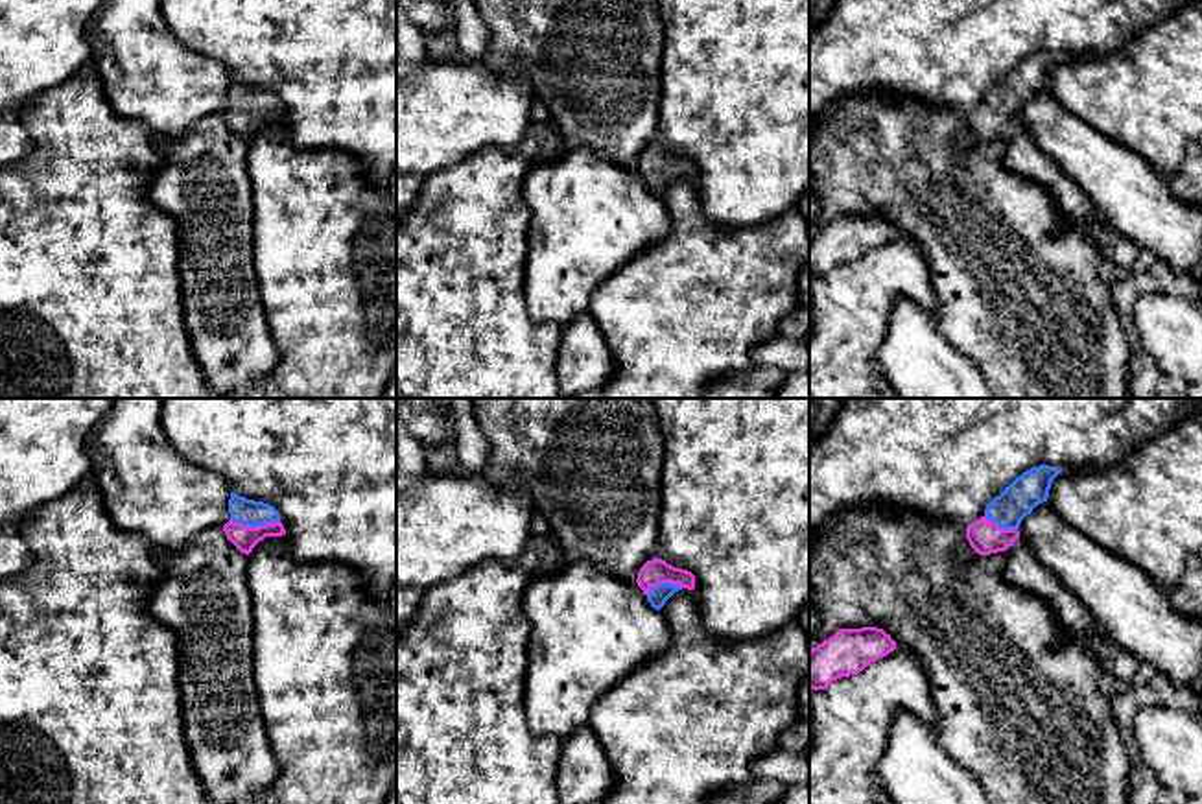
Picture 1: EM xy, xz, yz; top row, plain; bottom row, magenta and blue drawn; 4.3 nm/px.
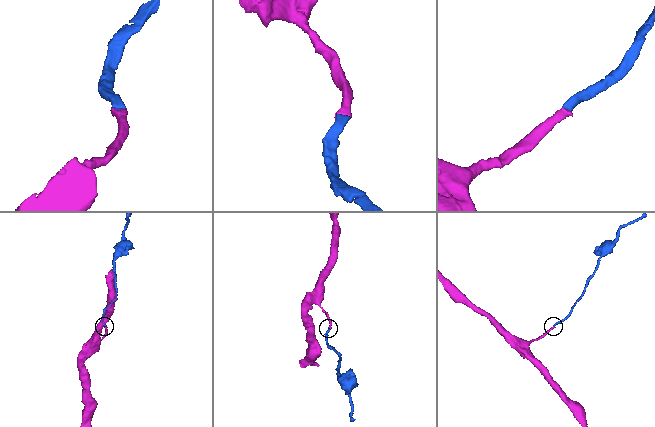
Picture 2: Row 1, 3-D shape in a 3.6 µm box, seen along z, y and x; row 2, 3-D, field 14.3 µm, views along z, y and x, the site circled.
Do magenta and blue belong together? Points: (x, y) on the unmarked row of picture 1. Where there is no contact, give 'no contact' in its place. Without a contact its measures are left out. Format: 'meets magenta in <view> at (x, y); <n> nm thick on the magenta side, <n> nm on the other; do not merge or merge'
meets magenta in xy at (255, 115); 110 nm thick on the magenta side, 110 nm on the other; merge

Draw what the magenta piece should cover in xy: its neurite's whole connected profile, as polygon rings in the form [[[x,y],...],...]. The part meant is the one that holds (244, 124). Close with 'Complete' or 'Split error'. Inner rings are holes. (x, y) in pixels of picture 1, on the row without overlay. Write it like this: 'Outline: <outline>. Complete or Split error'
Outline: [[[230,79],[229,100],[230,107],[223,112],[223,118],[245,142],[265,124],[286,122],[278,98],[269,90],[247,87]]]. Split error

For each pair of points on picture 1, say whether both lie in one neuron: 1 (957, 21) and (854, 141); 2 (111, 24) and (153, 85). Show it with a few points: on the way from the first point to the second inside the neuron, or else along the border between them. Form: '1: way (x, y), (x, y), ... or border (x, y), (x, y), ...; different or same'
1: border (848, 94), (891, 93), (935, 106); different
2: way (126, 39), (146, 70); same

